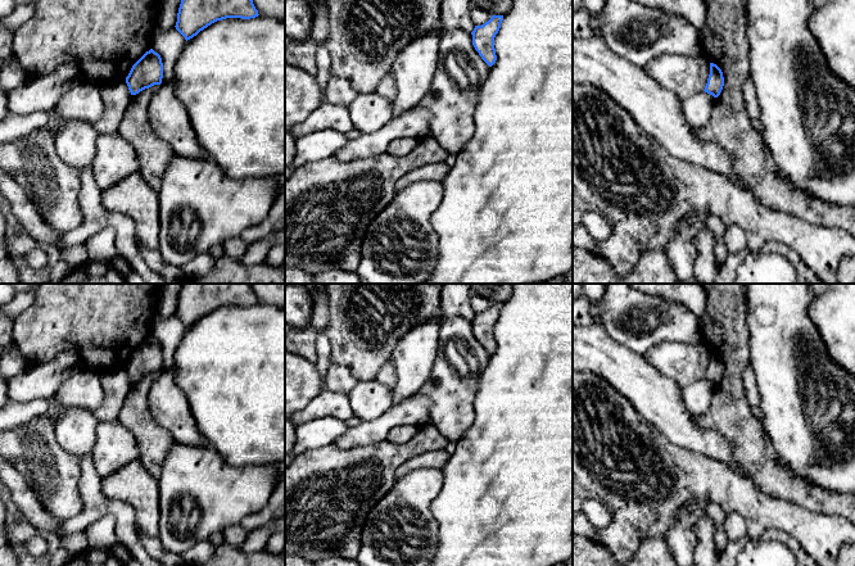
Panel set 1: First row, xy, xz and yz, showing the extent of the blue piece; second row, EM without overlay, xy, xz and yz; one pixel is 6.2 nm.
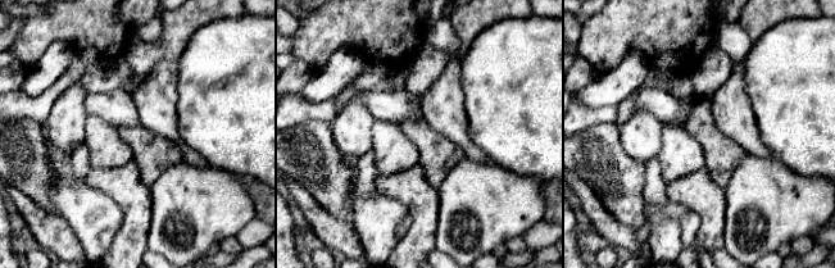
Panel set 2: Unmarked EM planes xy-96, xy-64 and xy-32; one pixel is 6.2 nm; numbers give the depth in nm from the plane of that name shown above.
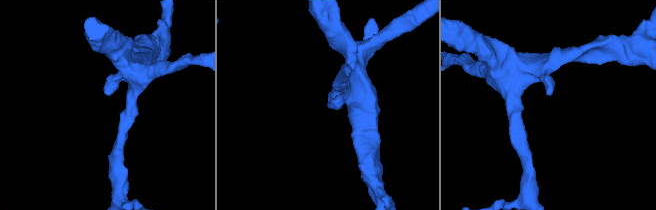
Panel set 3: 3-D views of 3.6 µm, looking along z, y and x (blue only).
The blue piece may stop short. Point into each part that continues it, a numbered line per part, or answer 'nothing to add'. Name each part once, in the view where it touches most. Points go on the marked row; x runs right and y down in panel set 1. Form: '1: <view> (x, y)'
nothing to add

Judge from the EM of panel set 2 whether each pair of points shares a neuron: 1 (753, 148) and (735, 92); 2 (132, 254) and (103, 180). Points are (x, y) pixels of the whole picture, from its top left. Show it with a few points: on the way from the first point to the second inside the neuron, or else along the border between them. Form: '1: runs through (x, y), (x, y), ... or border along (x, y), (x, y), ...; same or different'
1: runs through (745, 134), (735, 118), (735, 107); same
2: runs through (135, 235), (135, 208), (122, 195); same

